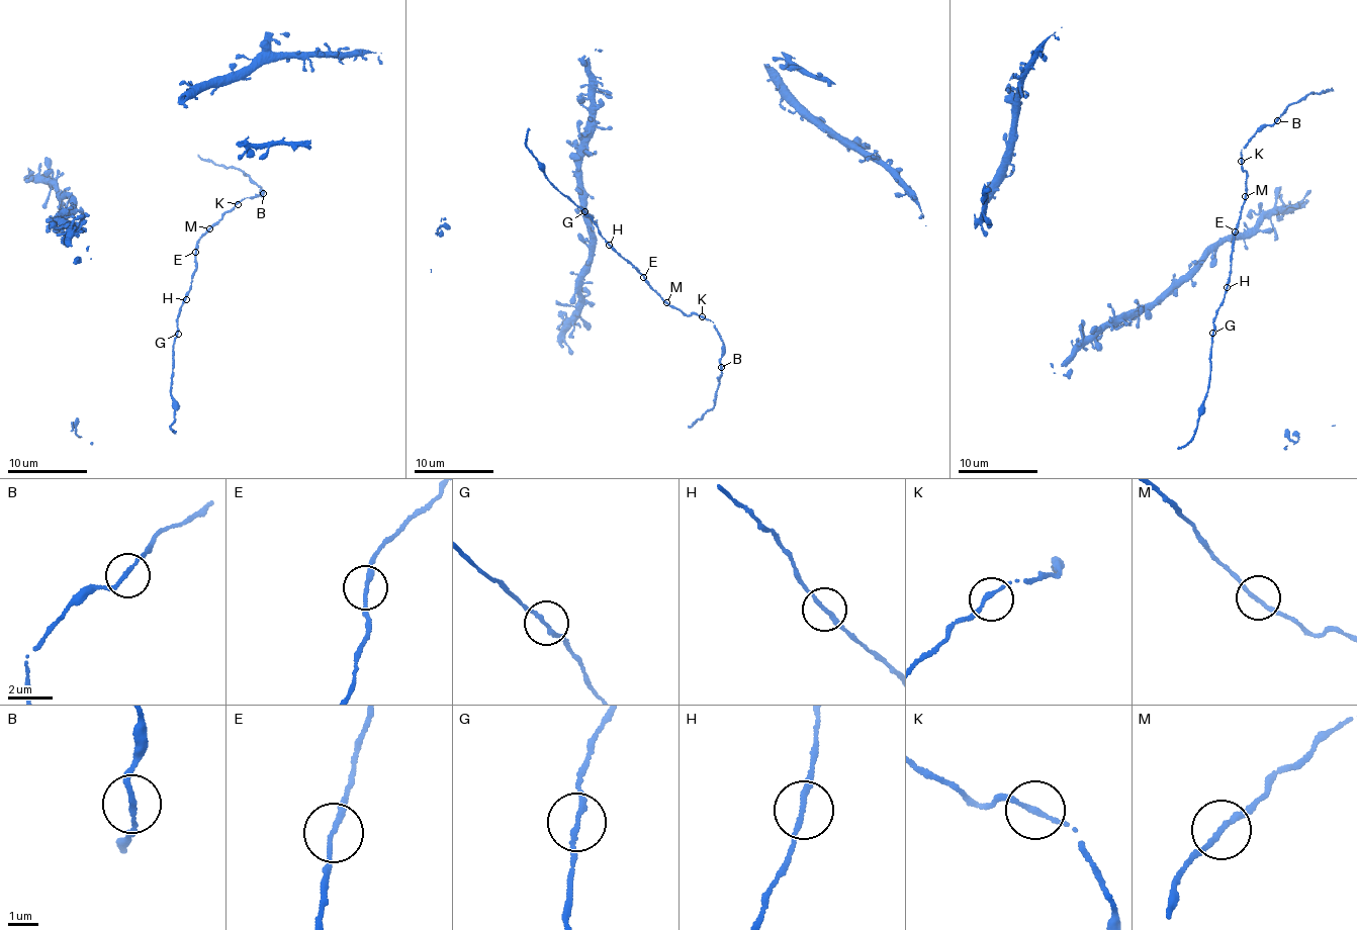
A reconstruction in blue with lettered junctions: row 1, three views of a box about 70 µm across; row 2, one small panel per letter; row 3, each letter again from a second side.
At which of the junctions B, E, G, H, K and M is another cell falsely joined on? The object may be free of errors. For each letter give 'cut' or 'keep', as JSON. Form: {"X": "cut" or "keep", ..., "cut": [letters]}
{"B": "keep", "E": "keep", "G": "keep", "H": "keep", "K": "keep", "M": "keep", "cut": []}

